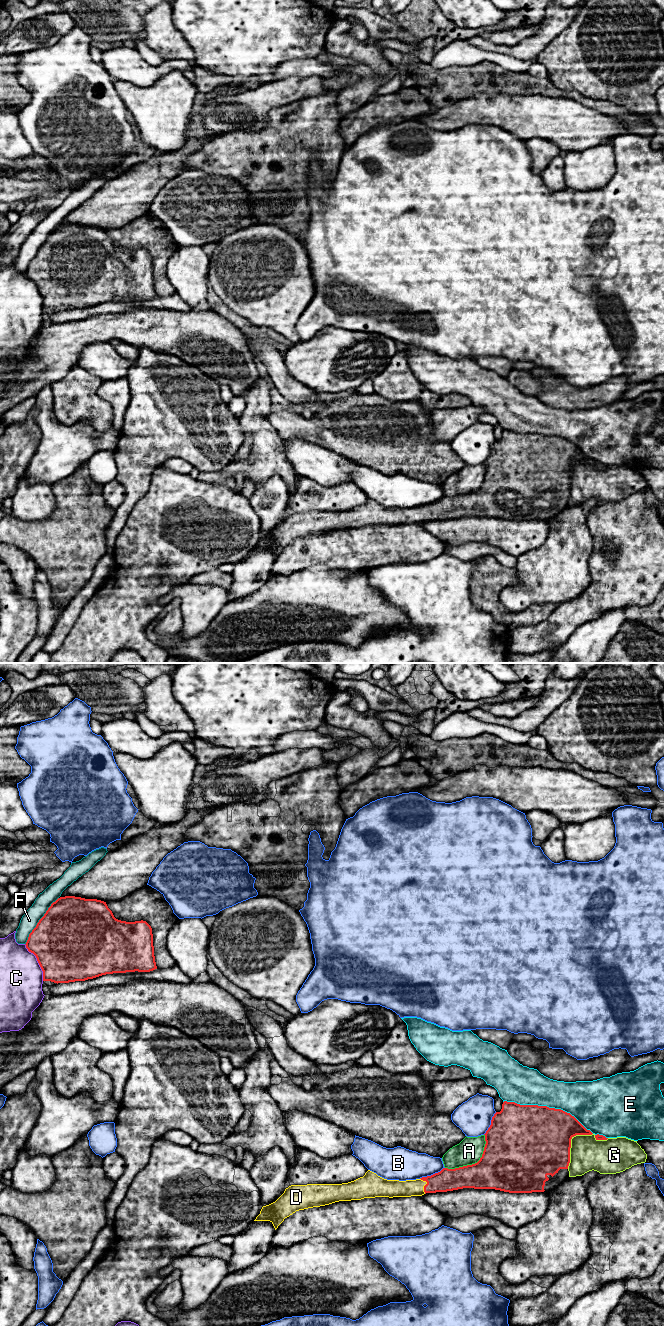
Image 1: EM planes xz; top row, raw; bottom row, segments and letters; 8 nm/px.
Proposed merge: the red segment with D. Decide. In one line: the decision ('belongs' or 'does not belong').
belongs

